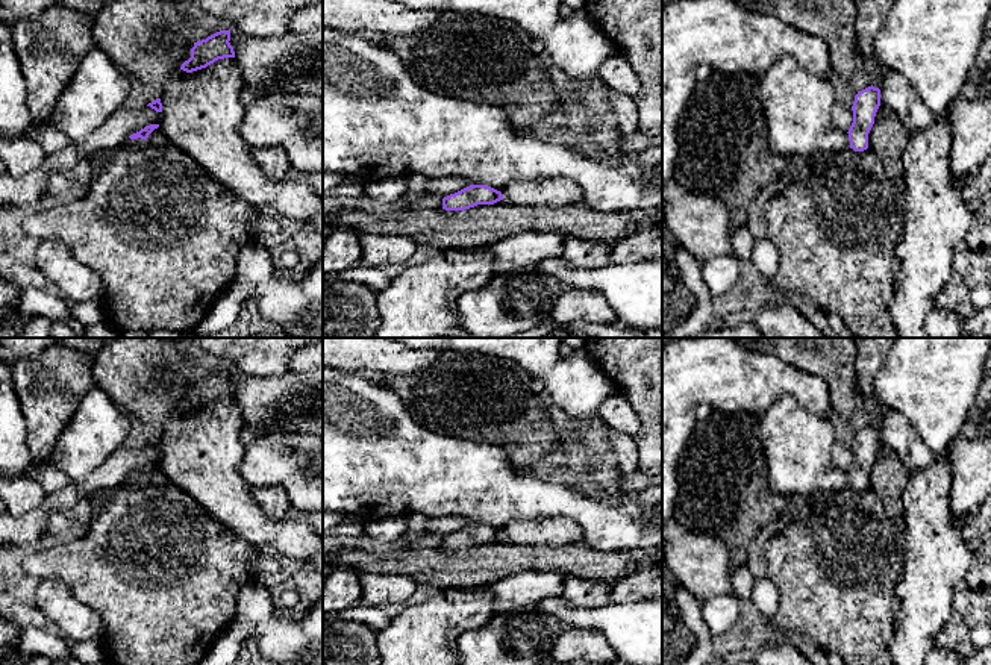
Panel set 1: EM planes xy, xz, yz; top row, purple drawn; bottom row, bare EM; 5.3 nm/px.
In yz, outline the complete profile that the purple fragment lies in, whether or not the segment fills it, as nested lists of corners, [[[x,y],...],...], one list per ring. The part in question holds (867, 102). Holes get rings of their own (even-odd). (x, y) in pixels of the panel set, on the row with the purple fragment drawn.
[[[873,85],[855,95],[852,106],[853,123],[849,129],[850,148],[864,151],[868,148],[868,133],[874,124],[876,112],[880,106],[880,89]]]

